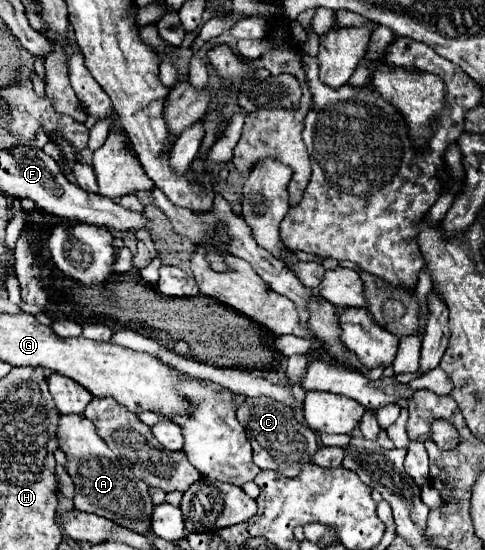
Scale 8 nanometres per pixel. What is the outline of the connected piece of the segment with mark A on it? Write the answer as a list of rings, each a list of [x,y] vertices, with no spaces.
[[[60,414],[58,422],[58,448],[66,454],[66,472],[74,482],[74,508],[82,512],[92,512],[96,516],[108,518],[114,524],[134,530],[138,534],[148,534],[148,520],[152,518],[152,500],[148,486],[138,480],[128,466],[124,466],[114,452],[100,440],[94,424],[82,414]]]

